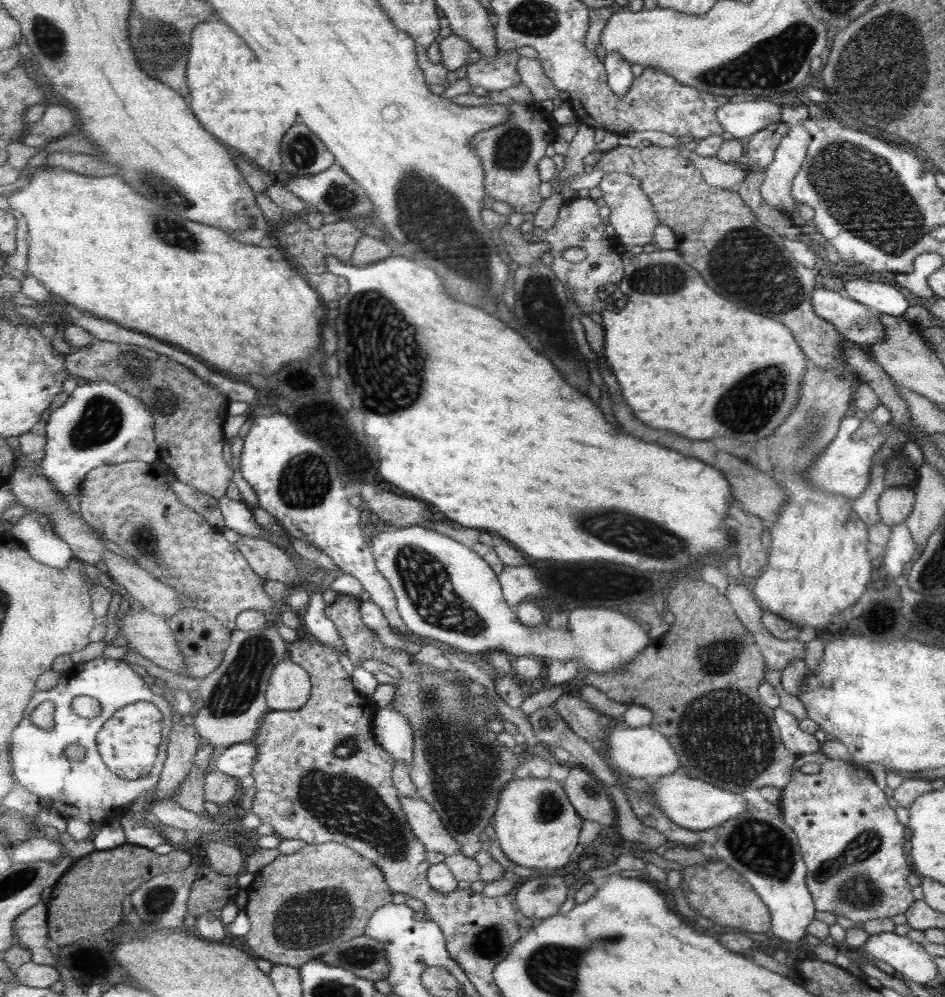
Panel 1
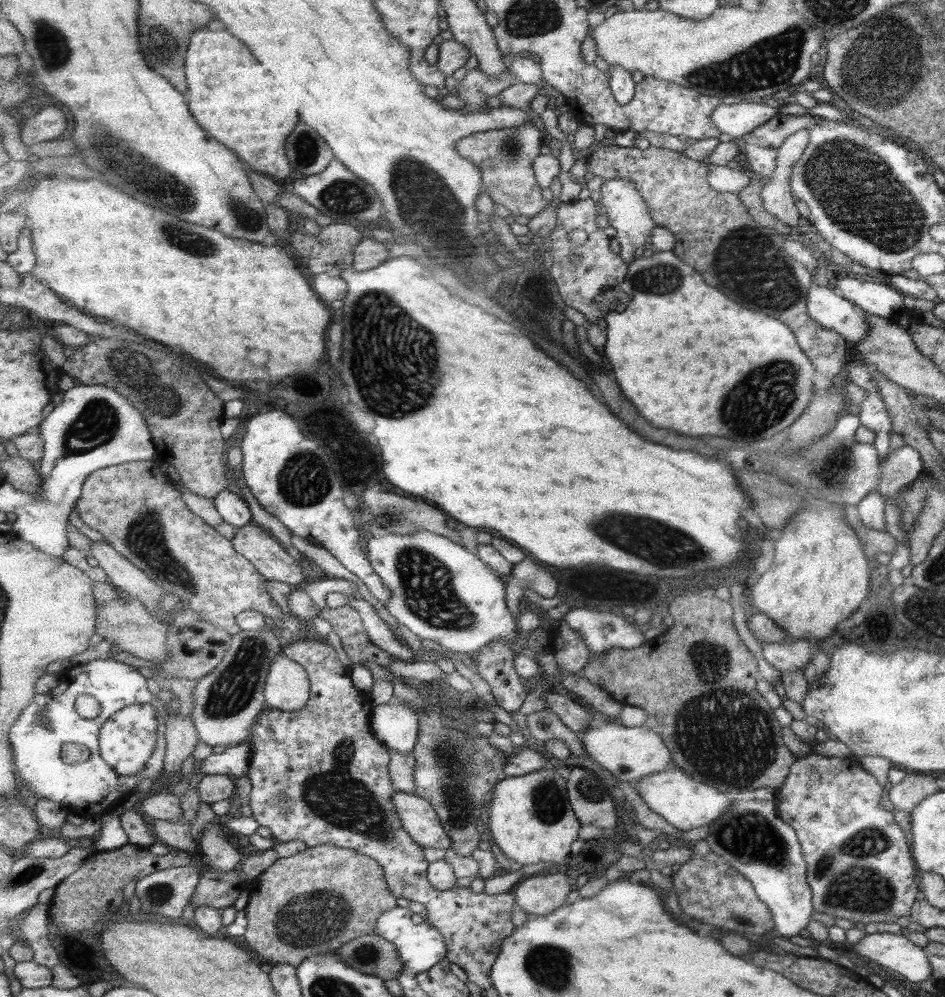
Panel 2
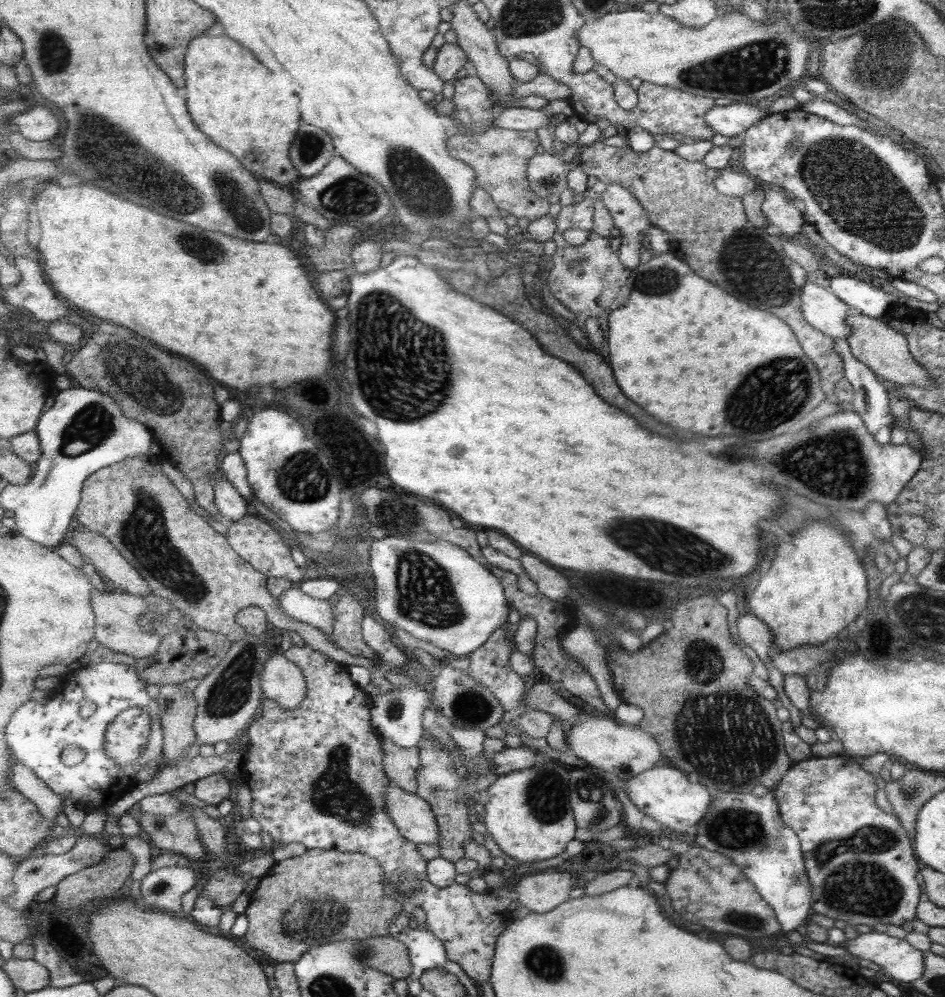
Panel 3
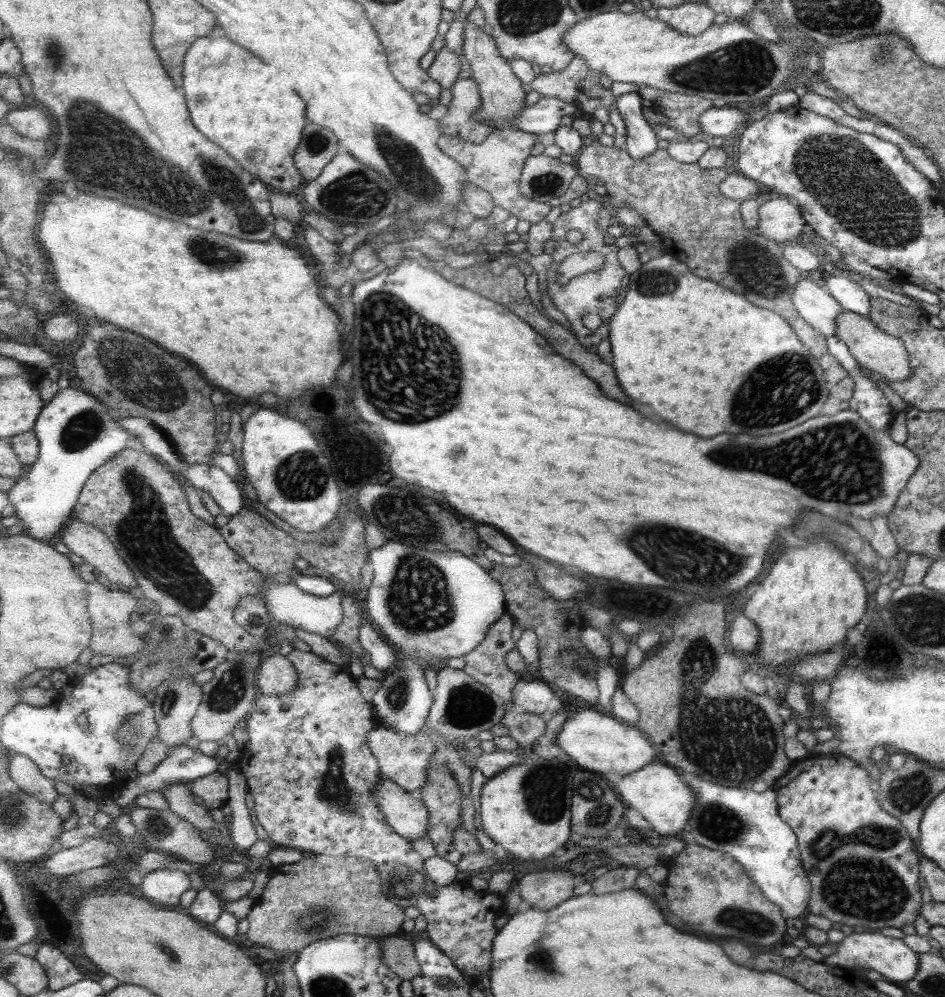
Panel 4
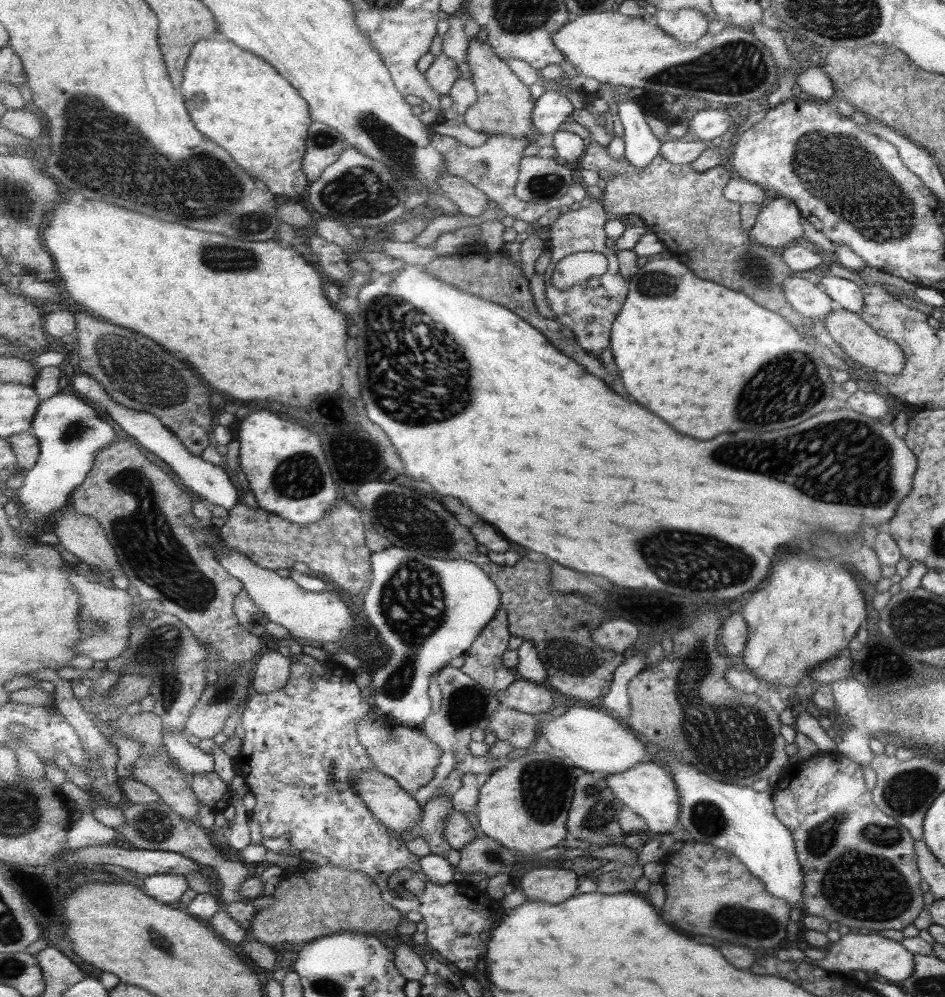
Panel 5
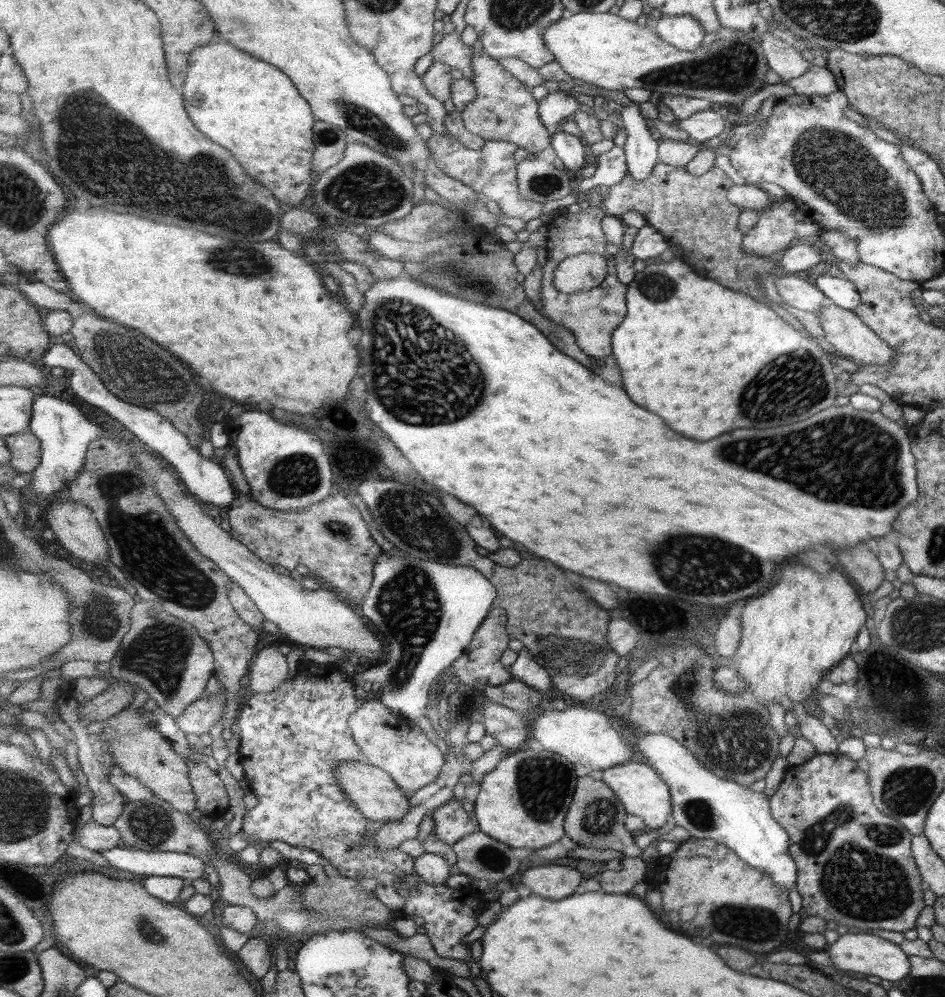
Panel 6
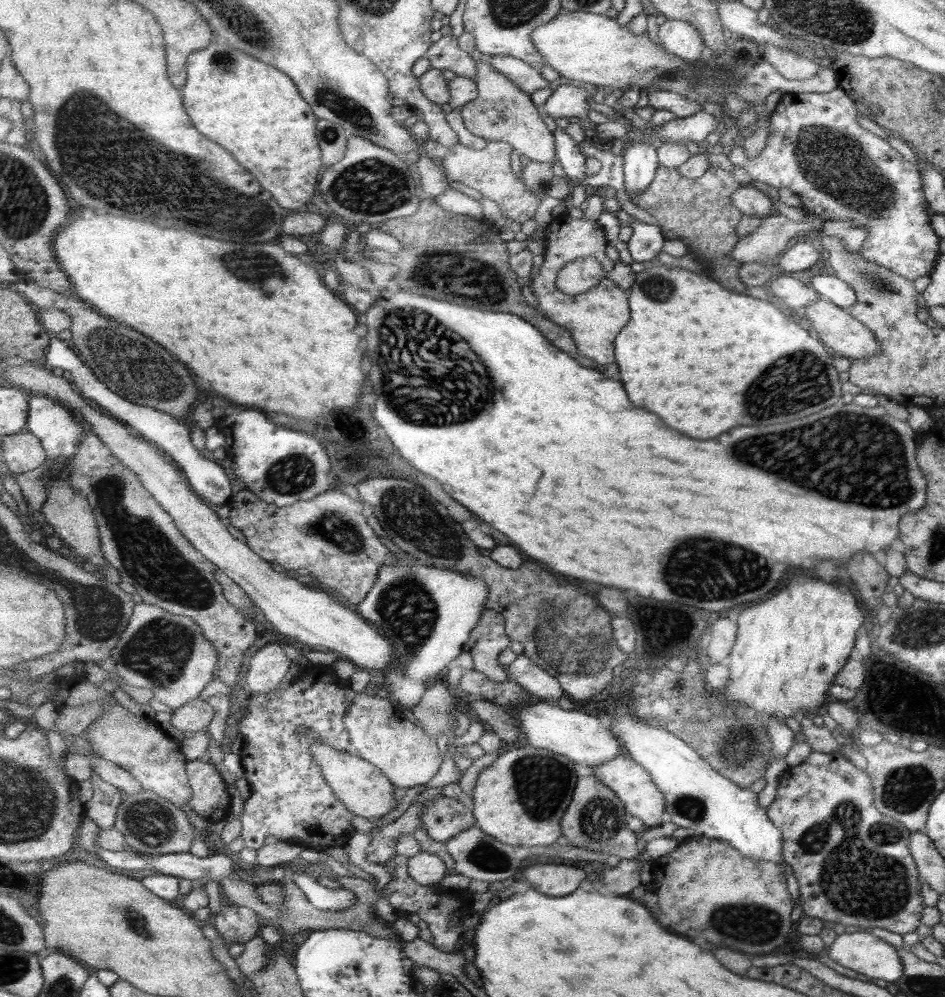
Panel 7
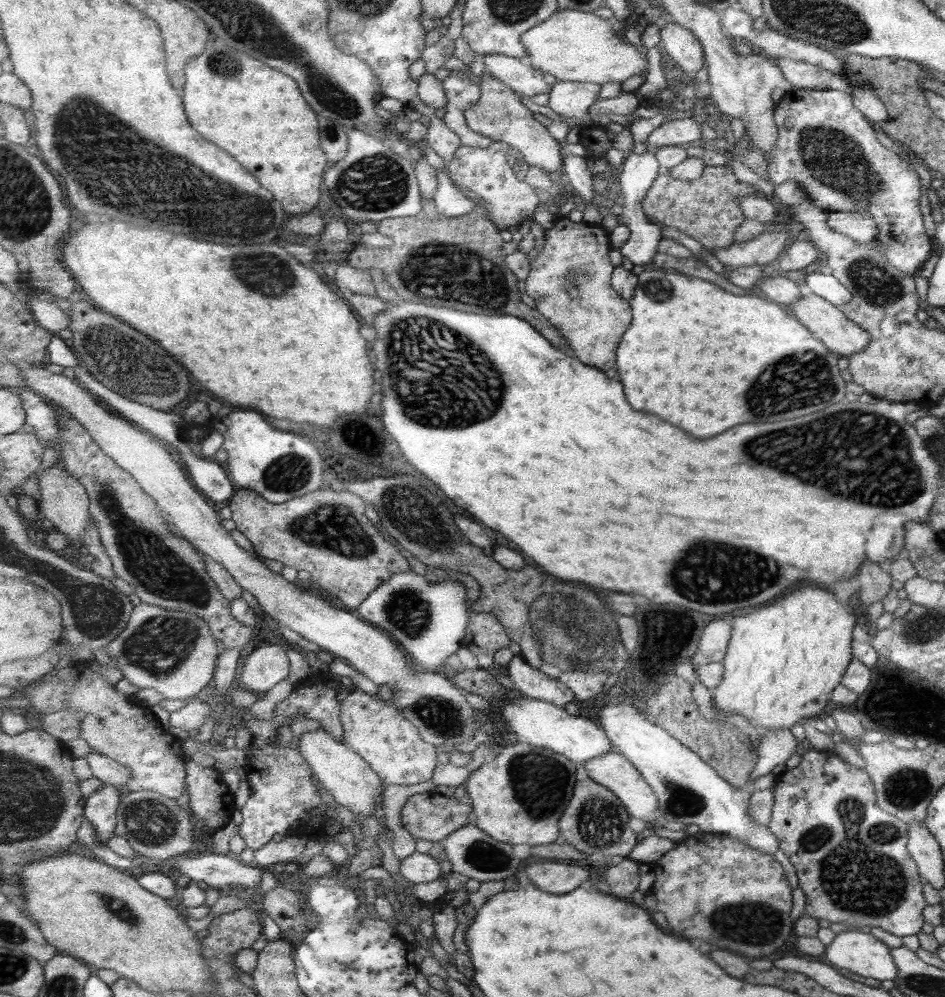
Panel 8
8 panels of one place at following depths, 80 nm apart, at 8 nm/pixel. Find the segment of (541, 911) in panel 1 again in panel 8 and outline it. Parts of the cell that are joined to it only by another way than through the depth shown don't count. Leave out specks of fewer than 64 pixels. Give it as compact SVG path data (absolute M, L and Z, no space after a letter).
M554 861L533 863L525 868L531 882L551 894L567 894L589 880L589 872L579 866Z

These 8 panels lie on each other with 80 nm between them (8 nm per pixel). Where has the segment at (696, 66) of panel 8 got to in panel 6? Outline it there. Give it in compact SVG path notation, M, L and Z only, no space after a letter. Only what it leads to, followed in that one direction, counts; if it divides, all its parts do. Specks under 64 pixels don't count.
M662 14L655 22L656 33L679 50L693 52L701 48L705 38L704 26L692 16Z

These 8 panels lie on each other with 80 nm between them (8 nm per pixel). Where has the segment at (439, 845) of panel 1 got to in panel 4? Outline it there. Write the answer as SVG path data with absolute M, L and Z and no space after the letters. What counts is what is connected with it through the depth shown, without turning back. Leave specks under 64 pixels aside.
M381 779L374 790L387 822L407 840L427 840L430 812L425 801L399 786L395 781Z

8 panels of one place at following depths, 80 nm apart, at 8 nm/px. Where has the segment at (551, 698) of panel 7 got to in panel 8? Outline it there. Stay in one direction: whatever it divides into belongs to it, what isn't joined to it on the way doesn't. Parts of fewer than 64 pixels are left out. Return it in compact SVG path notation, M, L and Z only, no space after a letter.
M521 654L515 655L507 666L514 687L525 697L549 702L561 708L577 700L569 686L533 668Z

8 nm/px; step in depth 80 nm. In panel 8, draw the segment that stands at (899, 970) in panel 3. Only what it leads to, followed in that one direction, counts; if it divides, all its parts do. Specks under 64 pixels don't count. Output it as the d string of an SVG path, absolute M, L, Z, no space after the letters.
M841 931L824 947L823 958L837 968L844 968L875 980L893 980L897 969L889 949L870 933Z

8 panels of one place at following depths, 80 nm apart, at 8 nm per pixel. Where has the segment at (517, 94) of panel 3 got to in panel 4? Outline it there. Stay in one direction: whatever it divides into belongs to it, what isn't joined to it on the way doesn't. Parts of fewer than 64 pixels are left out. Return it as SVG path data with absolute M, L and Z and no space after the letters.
M577 56L563 71L550 74L539 74L529 85L524 85L527 94L530 91L539 93L545 98L561 98L573 106L577 106L579 82L591 75L591 69L582 56Z

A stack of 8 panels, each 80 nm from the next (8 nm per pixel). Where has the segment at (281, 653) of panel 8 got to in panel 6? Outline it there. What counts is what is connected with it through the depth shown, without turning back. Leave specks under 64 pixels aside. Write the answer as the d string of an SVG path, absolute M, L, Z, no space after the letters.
M265 647L261 649L250 664L250 693L275 692L283 686L284 682L288 680L290 673L290 666L288 663L288 655L281 654L277 647Z

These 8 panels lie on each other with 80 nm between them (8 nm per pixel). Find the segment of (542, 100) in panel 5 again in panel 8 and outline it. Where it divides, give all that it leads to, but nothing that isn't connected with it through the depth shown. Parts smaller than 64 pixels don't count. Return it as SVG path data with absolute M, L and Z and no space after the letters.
M559 81L551 86L548 106L561 116L579 119L581 129L595 128L596 124L587 117L587 112L597 102L601 86L593 82Z

